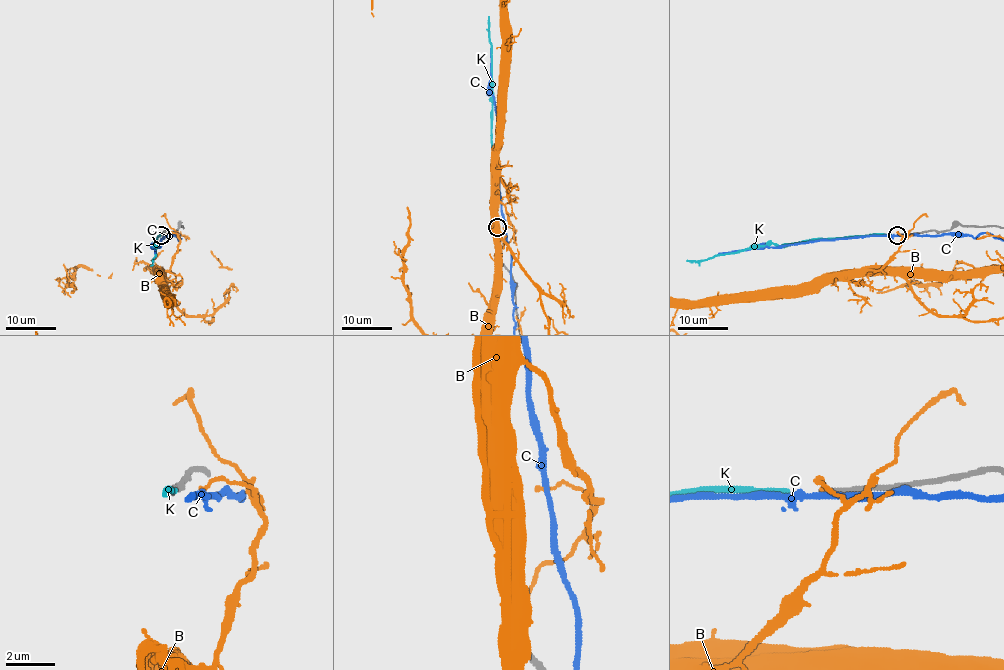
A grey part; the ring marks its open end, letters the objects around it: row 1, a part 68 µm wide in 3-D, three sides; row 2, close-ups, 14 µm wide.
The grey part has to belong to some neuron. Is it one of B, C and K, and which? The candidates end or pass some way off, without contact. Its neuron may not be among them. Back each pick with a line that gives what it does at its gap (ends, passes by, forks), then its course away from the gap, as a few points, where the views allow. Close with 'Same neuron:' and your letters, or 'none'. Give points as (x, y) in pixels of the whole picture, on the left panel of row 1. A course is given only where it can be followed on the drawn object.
K: it ends | via (161, 234), (156, 238), (152, 259)
Same neuron: K

